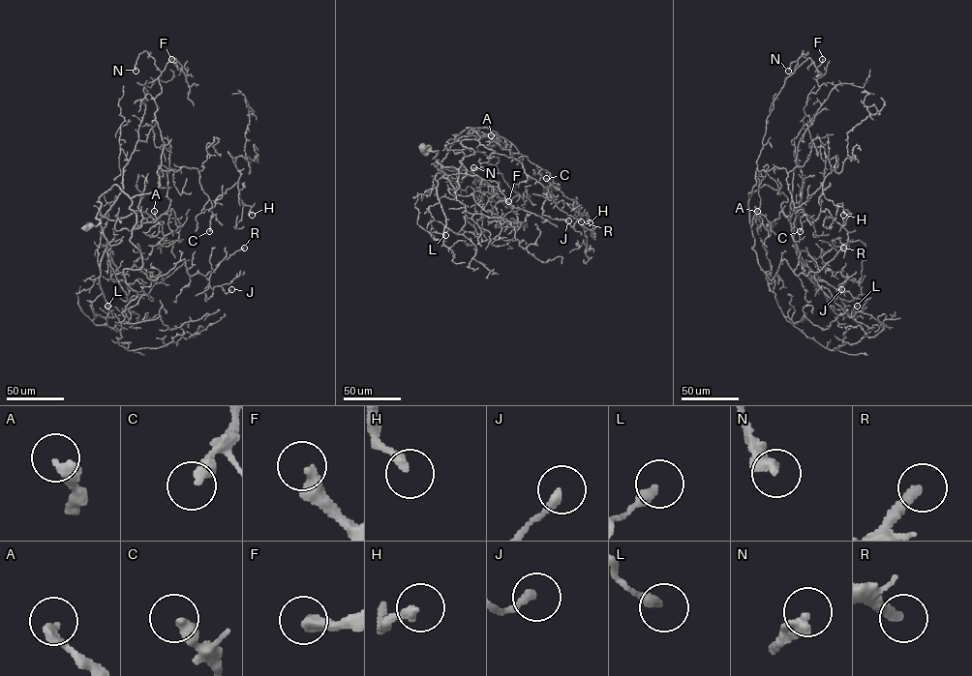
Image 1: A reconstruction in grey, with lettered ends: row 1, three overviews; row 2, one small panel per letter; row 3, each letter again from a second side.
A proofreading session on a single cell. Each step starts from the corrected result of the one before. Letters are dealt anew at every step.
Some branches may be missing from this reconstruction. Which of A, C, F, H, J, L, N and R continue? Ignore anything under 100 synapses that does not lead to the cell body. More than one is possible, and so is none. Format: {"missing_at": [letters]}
{"missing_at": ["F", "R"]}

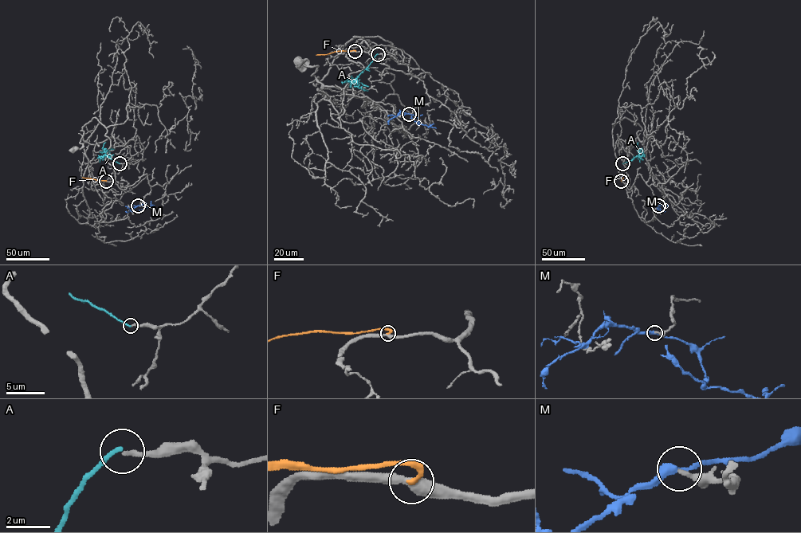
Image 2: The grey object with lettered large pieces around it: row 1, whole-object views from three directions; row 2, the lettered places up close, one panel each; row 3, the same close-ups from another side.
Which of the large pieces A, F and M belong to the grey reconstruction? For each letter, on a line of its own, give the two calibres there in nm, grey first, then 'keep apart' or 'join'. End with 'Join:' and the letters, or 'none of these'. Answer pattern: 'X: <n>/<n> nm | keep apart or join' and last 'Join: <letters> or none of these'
A: 240/200 nm | keep apart
F: 400/200 nm | keep apart
M: 200/280 nm | keep apart
Join: none of these

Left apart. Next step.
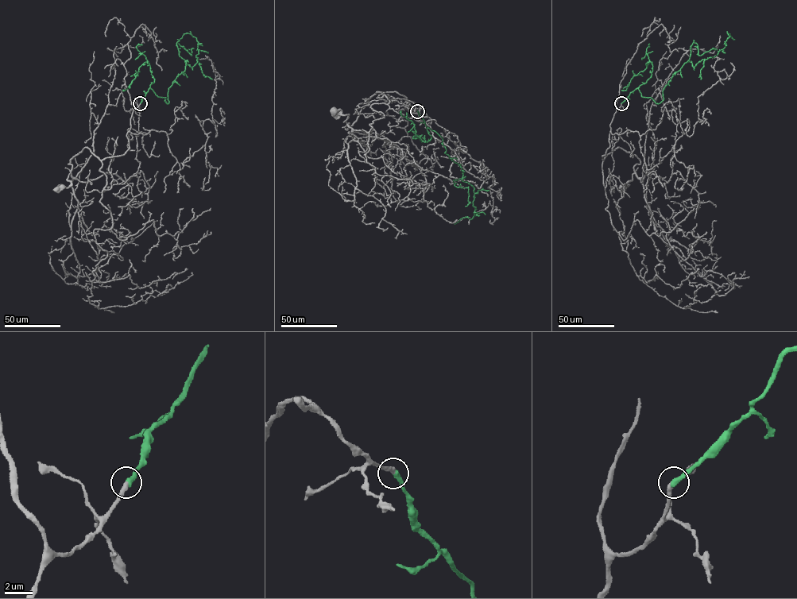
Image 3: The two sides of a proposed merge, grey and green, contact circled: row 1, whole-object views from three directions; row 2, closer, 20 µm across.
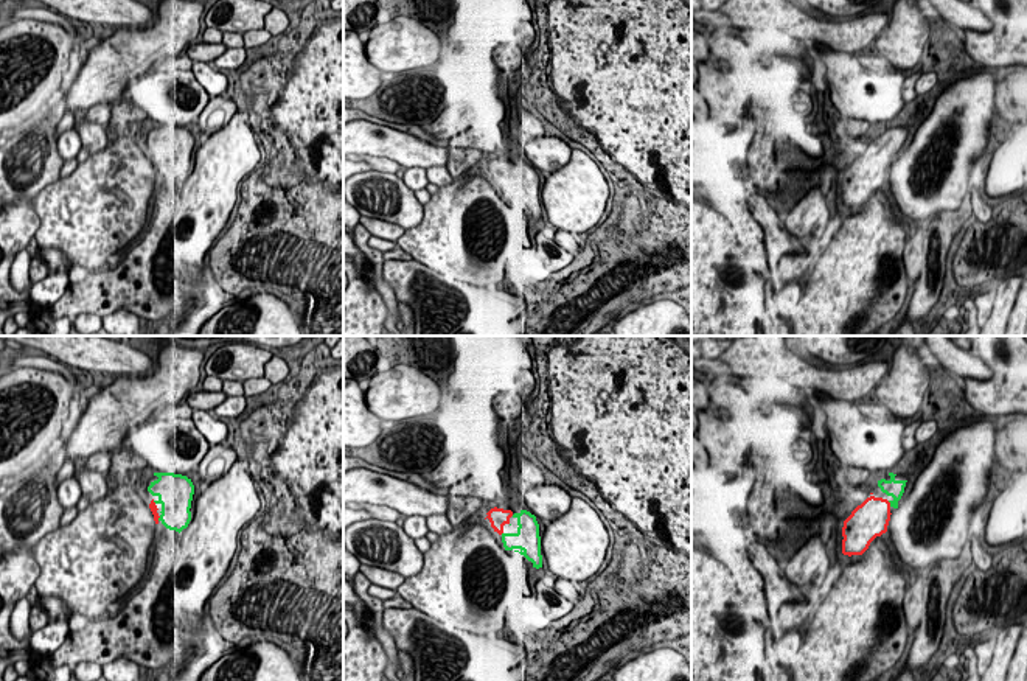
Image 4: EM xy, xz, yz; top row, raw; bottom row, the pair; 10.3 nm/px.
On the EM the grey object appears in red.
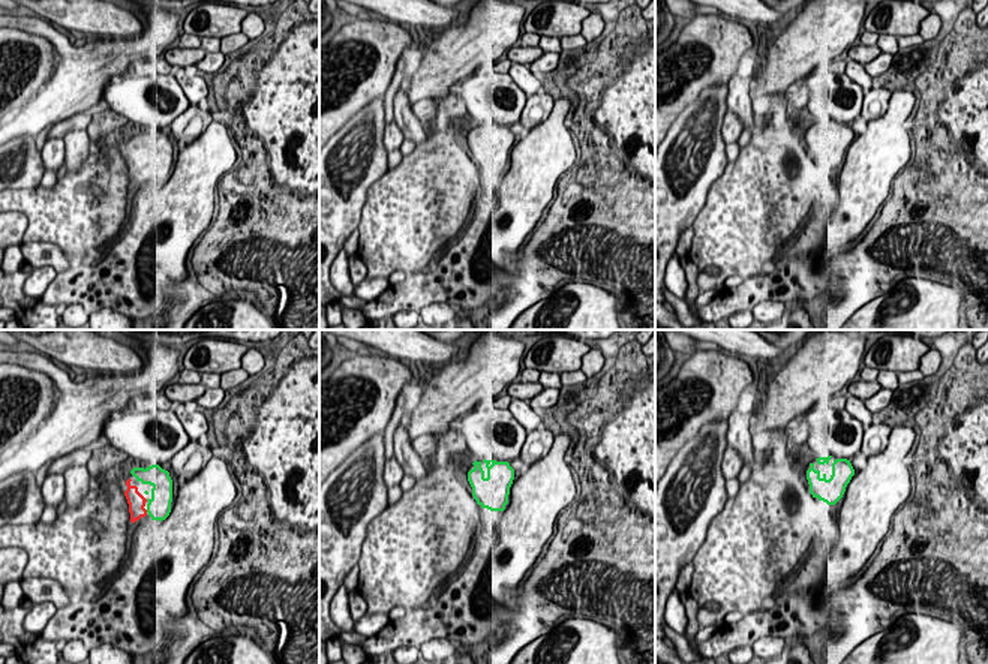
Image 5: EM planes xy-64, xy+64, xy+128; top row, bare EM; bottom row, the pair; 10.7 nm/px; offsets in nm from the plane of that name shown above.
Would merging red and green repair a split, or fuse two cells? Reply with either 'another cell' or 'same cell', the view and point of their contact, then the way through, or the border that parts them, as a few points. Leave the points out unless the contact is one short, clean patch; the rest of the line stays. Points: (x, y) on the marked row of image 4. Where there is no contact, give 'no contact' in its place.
same cell | yz (889, 504) | across yz (870, 520), (889, 504), (895, 498), (895, 488)

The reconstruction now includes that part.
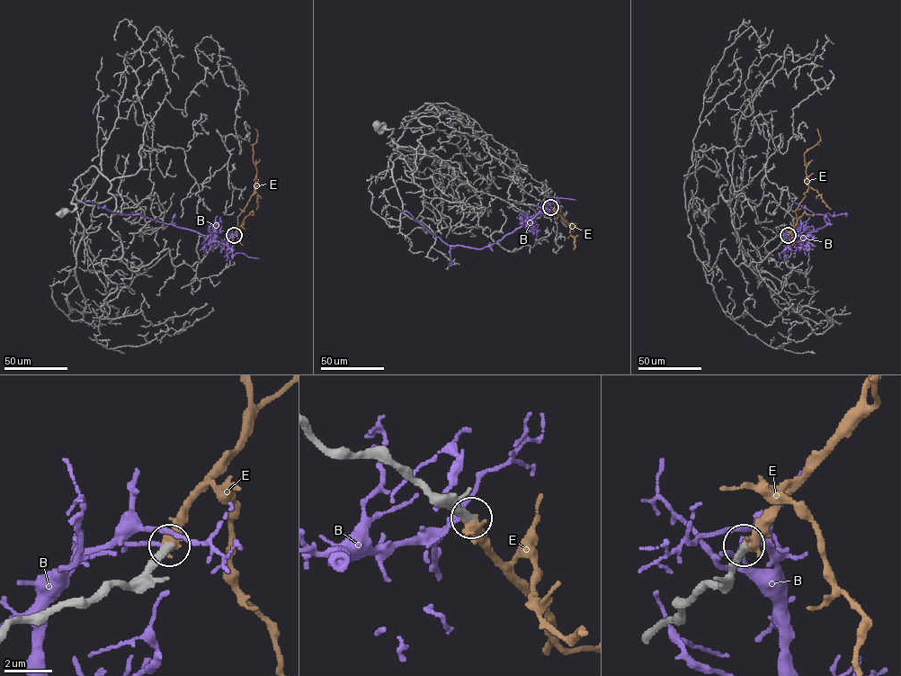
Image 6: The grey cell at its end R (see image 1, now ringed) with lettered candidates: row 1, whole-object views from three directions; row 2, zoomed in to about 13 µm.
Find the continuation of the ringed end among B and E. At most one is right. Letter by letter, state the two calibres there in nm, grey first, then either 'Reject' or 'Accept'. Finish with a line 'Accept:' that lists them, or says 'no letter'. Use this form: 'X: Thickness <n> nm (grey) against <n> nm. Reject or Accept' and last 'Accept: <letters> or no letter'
B: Thickness 340 nm (grey) against 130 nm. Reject
E: Thickness 360 nm (grey) against 500 nm. Accept
Accept: E

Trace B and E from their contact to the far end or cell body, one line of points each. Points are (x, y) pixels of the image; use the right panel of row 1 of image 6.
B: (788, 235), (792, 245), (830, 223), (826, 214), (814, 213), (792, 202)
E: (788, 235), (796, 224), (795, 211), (808, 188), (804, 154), (820, 139), (817, 129)

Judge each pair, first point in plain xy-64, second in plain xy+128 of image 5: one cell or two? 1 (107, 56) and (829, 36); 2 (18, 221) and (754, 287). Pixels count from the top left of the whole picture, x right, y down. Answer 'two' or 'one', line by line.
1: one
2: two

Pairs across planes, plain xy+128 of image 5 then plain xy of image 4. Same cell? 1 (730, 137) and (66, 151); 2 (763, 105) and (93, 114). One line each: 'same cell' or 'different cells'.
1: same cell
2: same cell

